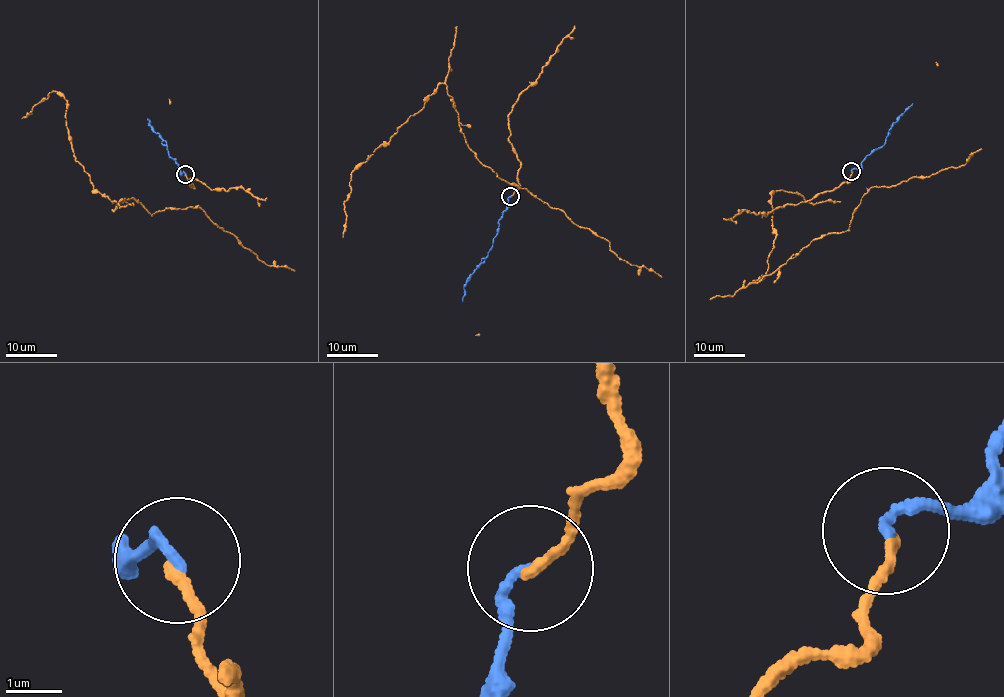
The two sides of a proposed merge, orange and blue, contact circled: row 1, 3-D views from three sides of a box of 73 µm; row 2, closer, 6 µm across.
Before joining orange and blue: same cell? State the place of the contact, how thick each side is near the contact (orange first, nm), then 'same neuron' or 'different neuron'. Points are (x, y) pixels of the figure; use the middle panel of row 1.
at (510, 196); 180 nm thick on the orange side, 180 nm on the other; same neuron

